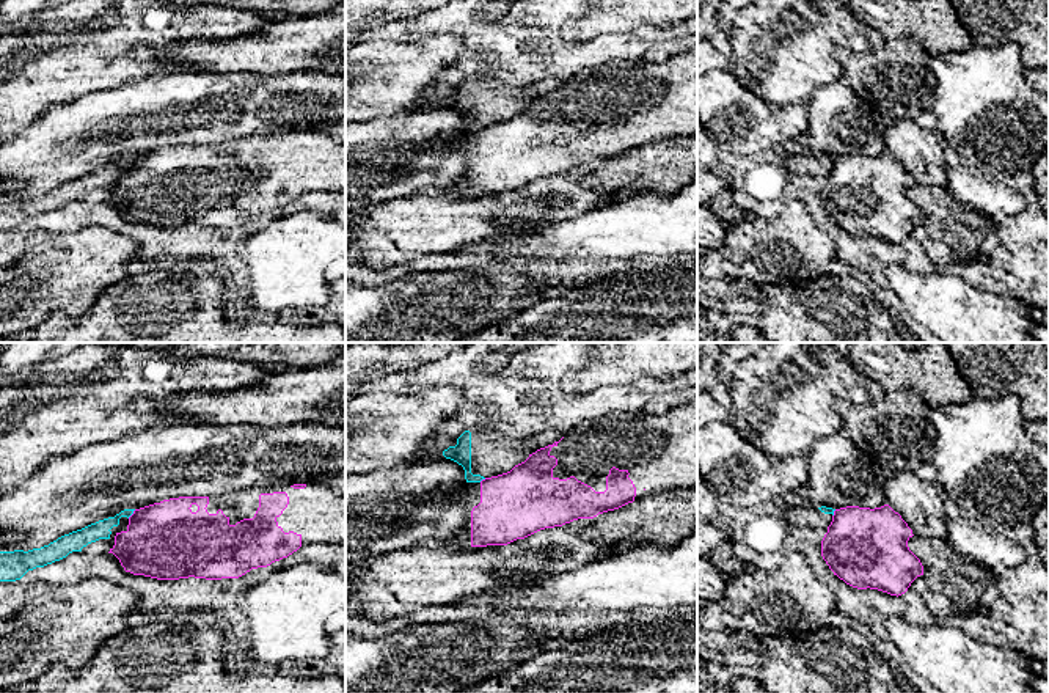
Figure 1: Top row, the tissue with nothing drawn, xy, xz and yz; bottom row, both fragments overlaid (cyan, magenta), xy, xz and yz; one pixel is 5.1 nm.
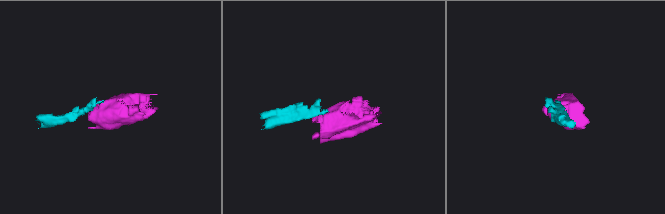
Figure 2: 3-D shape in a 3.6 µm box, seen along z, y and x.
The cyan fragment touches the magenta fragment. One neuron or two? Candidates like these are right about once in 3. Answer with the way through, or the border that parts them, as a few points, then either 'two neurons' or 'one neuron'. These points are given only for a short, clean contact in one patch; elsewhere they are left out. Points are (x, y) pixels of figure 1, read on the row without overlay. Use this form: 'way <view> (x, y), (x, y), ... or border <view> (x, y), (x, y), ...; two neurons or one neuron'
border xy (135, 157), (127, 165); two neurons

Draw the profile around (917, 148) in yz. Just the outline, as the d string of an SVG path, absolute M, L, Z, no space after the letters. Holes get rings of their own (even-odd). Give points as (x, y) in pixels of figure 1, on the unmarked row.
M894 119L883 141L916 185L945 189L948 165L938 132L919 126L916 119Z

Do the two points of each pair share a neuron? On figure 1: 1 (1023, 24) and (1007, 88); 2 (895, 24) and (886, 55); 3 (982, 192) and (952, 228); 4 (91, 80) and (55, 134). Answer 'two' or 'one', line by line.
1: two
2: two
3: two
4: two

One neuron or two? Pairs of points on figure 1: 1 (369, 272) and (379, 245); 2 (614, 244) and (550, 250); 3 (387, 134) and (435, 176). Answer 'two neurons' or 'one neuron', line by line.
1: two neurons
2: one neuron
3: one neuron

